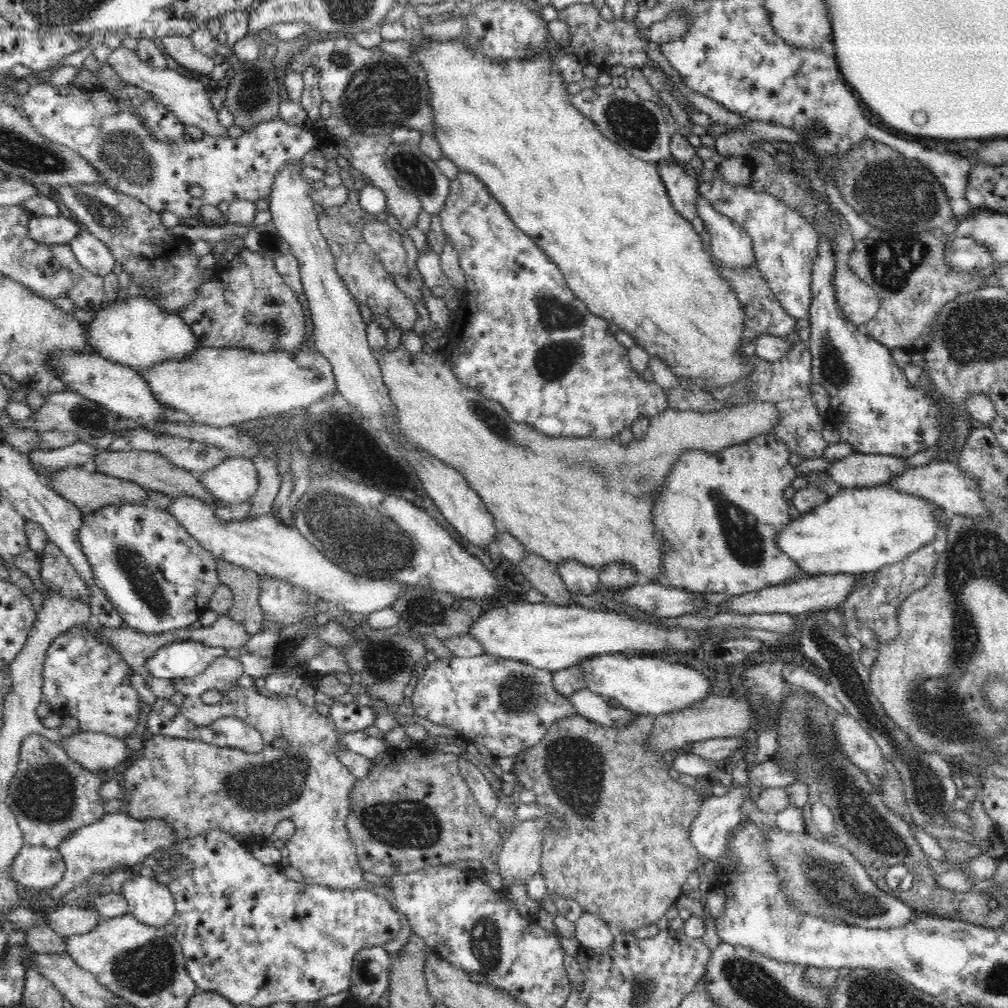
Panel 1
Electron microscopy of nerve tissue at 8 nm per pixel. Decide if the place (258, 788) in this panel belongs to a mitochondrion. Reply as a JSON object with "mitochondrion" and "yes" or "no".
{"mitochondrion":"yes"}

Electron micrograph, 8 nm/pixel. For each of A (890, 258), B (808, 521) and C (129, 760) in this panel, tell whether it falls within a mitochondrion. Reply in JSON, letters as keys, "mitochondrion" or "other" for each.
{"A":"mitochondrion","B":"other","C":"other"}

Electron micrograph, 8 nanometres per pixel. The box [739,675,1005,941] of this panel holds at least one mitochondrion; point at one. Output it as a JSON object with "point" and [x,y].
{"point":[821,876]}

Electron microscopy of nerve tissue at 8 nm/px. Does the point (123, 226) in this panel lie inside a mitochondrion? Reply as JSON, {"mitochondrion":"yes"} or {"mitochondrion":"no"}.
{"mitochondrion":"yes"}

